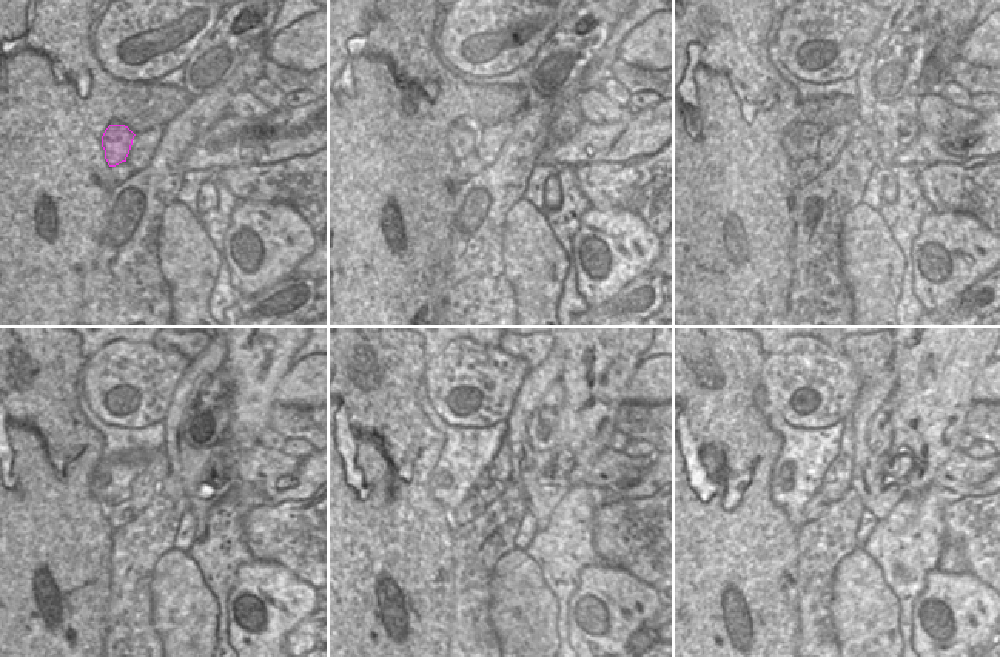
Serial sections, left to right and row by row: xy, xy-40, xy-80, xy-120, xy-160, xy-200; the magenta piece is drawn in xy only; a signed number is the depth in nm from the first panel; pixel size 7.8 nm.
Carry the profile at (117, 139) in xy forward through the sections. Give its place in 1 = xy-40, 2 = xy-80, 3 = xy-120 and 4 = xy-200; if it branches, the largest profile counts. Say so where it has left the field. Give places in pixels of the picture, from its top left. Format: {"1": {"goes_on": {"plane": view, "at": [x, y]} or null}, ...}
{"1": {"goes_on": {"plane": "xy-40", "at": [461, 141]}}, "2": {"goes_on": {"plane": "xy-80", "at": [797, 148]}}, "3": {"goes_on": {"plane": "xy-120", "at": [100, 478]}}, "4": {"goes_on": {"plane": "xy-200", "at": [786, 472]}}}

